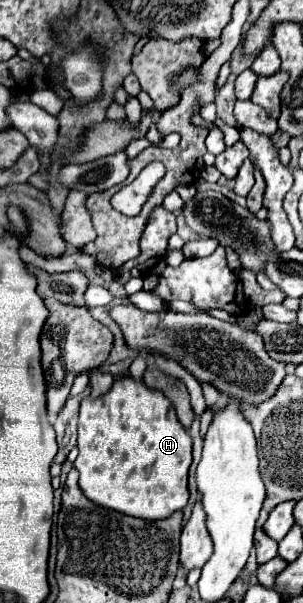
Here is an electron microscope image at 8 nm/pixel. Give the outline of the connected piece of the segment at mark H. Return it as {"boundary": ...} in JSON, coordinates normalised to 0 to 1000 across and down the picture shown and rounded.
{"boundary":[[[307,612],[294,625],[300,638],[320,638],[333,652],[353,652],[327,658],[294,655],[261,675],[261,755],[241,771],[261,781],[261,808],[274,818],[320,837],[479,864],[551,861],[578,847],[604,844],[624,831],[617,781],[630,771],[630,725],[584,698],[558,662],[531,648],[505,648],[498,642],[479,642],[472,632],[432,625],[380,625],[373,632],[373,622],[333,612]]]}

